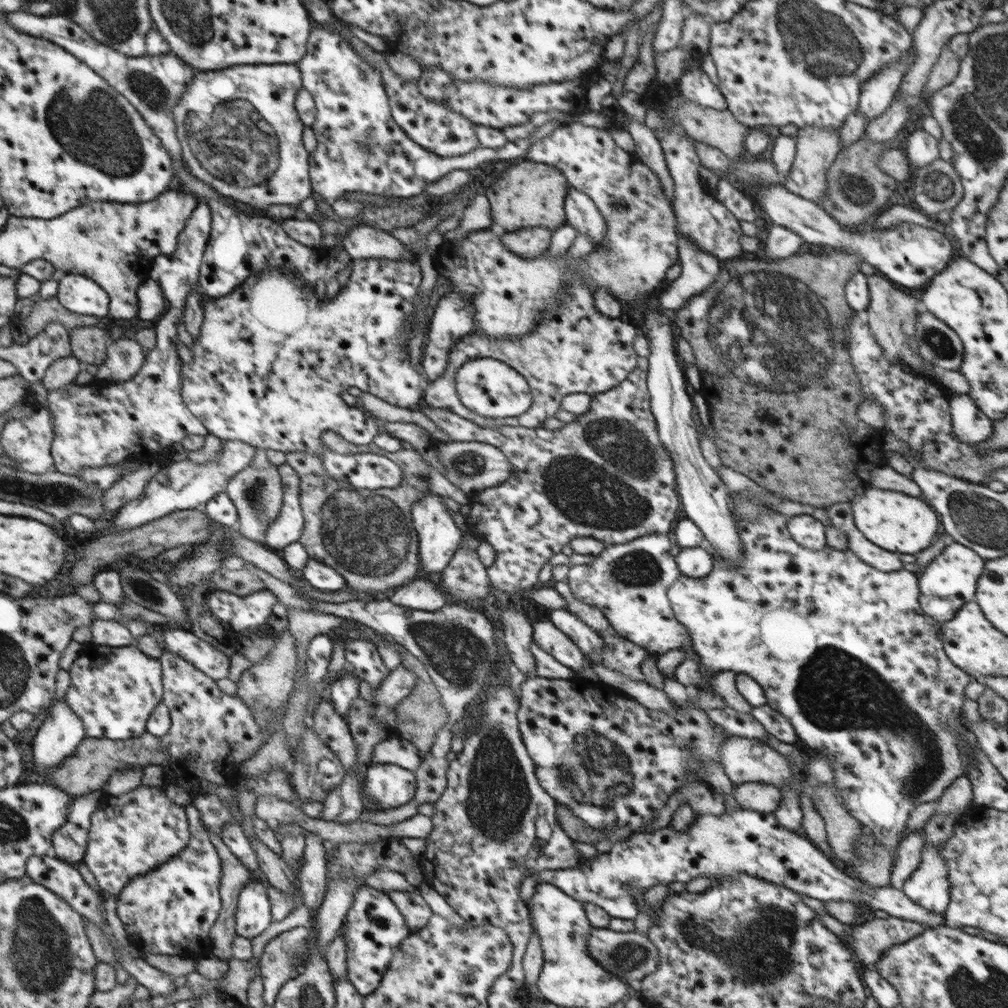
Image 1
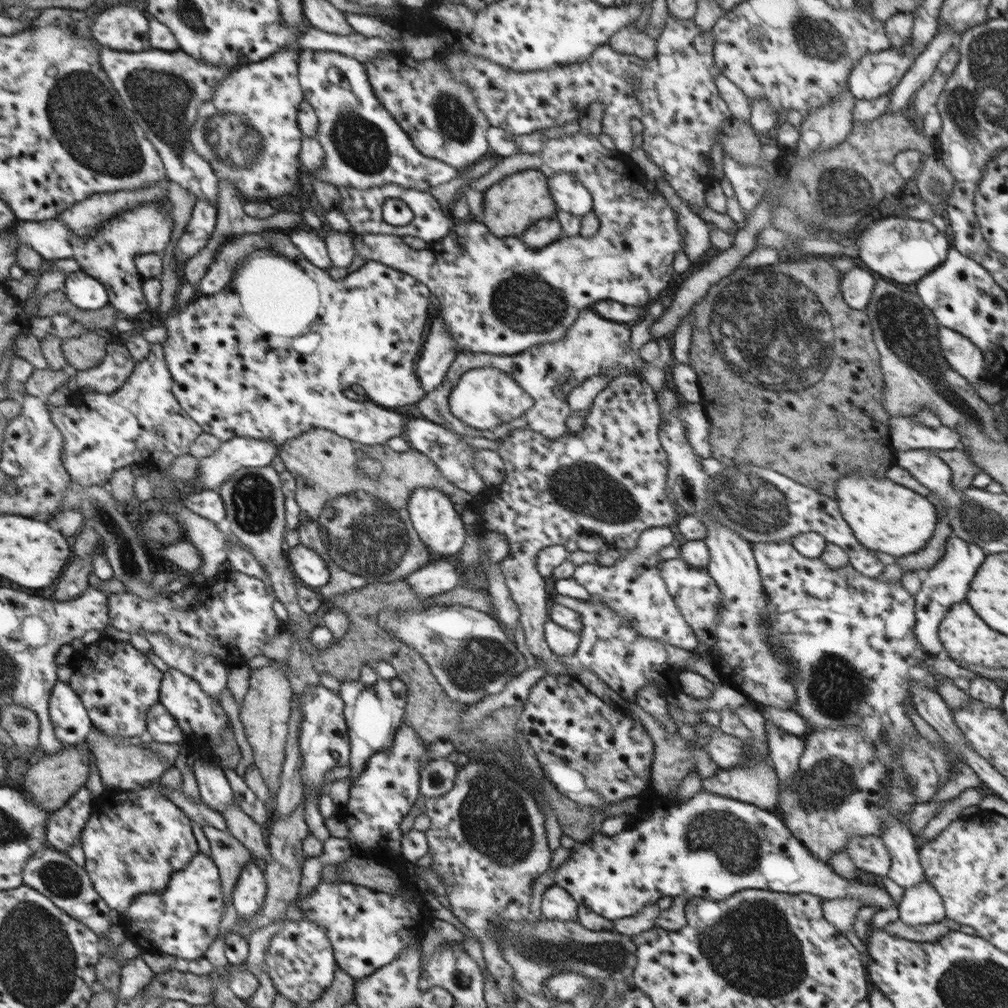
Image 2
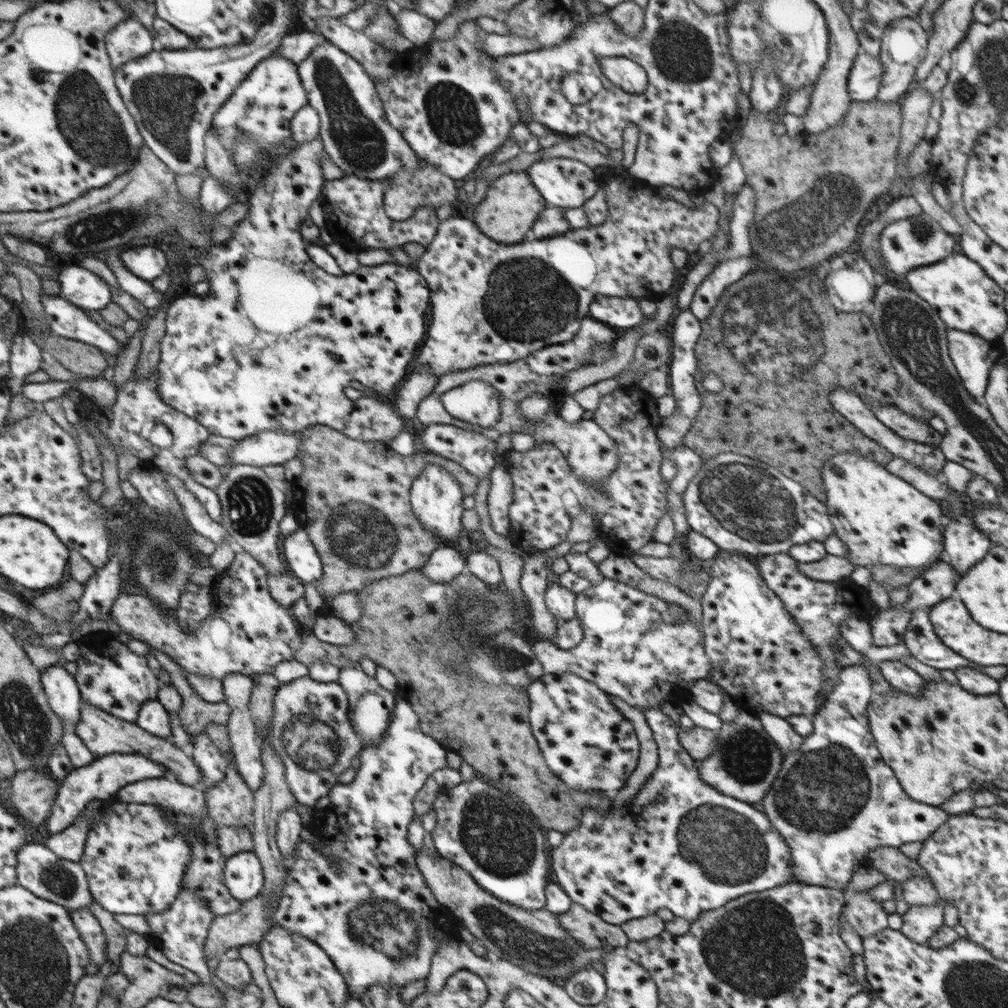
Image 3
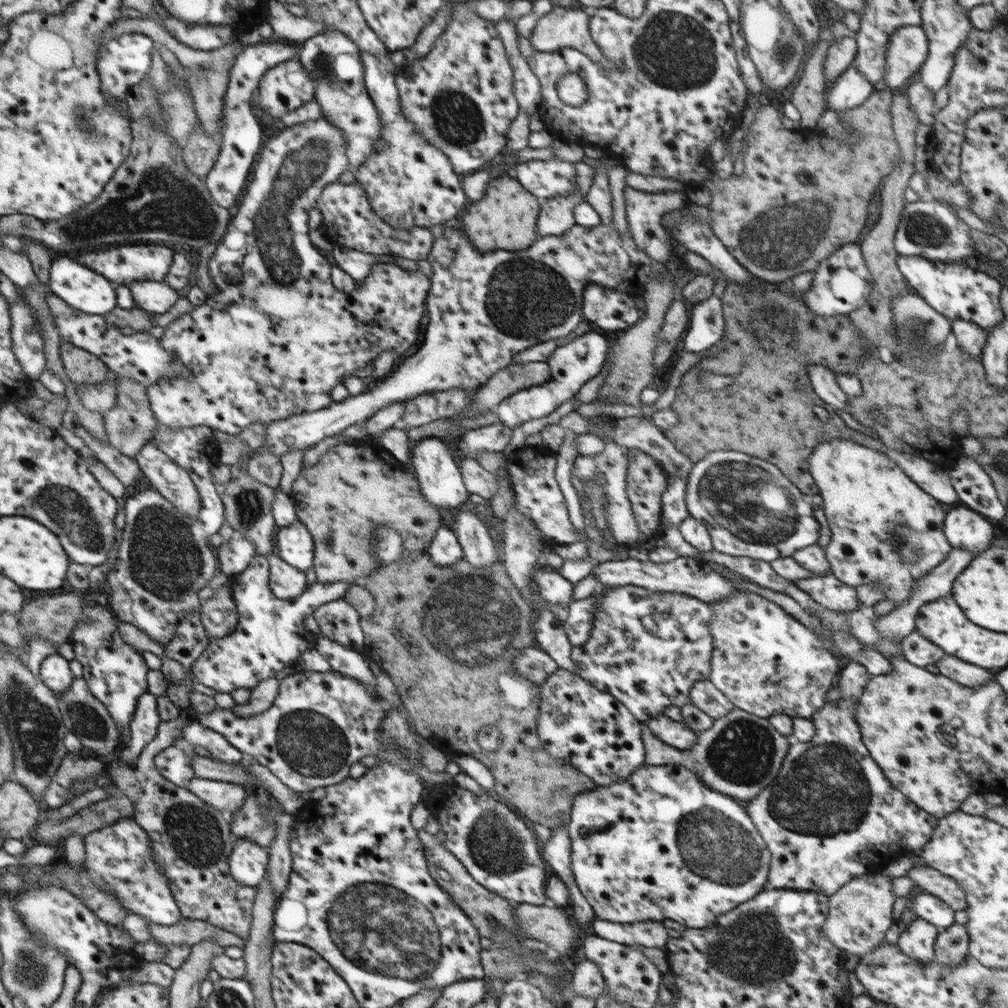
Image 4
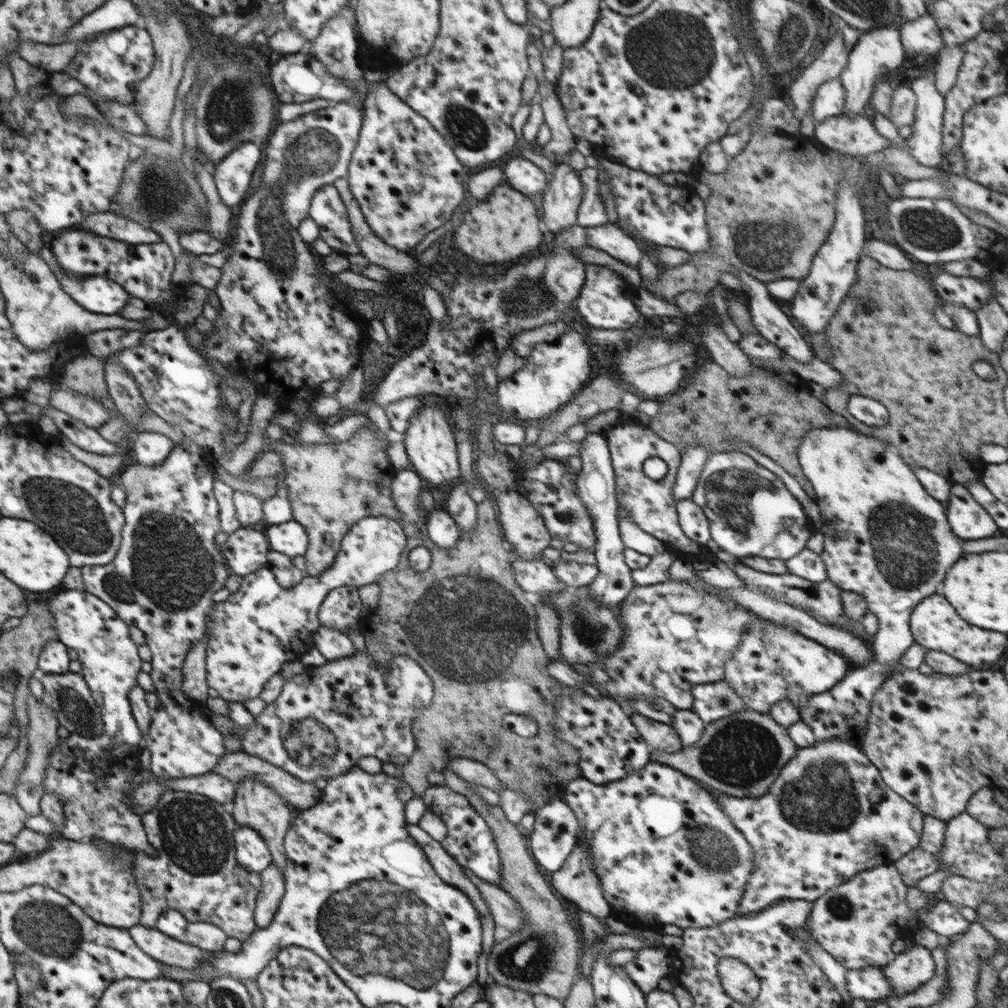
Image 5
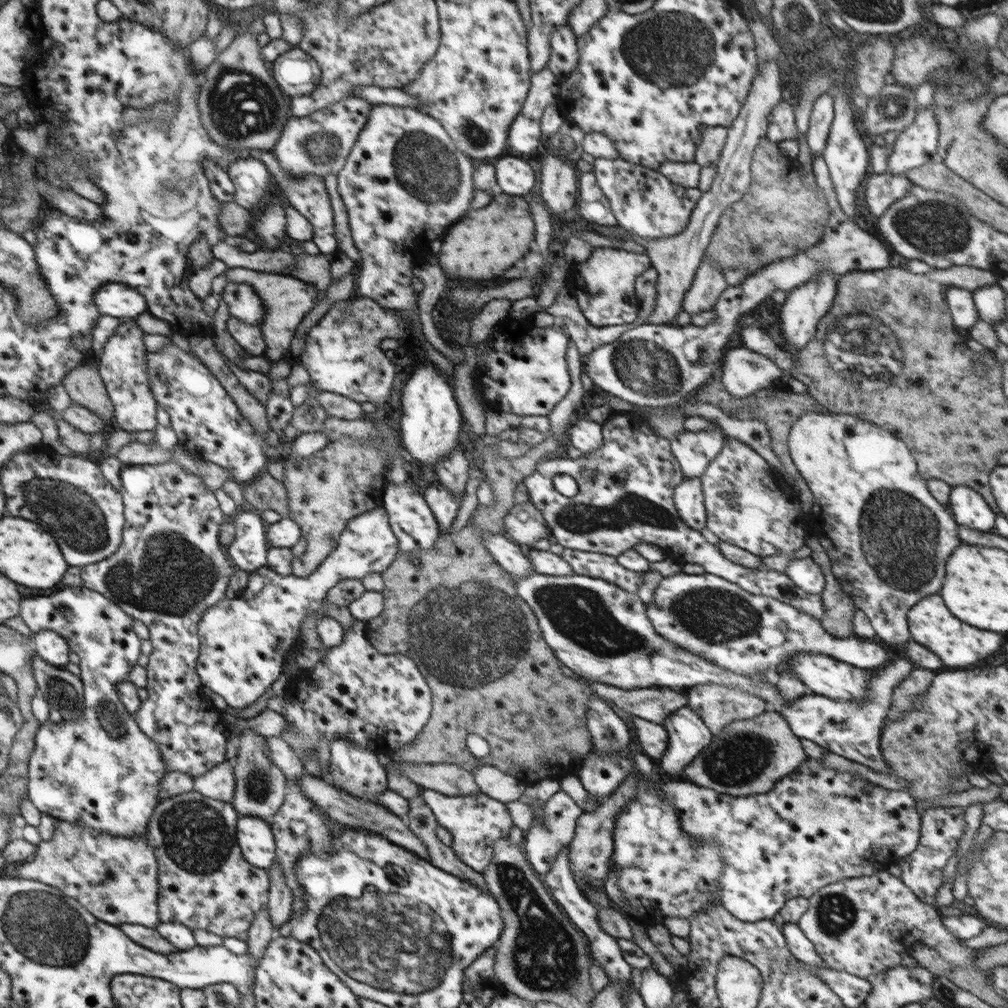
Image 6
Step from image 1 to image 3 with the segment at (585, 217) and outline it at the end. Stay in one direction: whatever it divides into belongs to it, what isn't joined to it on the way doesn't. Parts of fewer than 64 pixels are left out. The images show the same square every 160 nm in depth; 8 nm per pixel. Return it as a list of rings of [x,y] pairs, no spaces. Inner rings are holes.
[[[570,158],[536,161],[525,172],[529,174],[537,191],[546,199],[547,206],[558,206],[565,210],[586,204],[587,200],[591,199],[599,188],[594,169],[582,161],[570,160]]]

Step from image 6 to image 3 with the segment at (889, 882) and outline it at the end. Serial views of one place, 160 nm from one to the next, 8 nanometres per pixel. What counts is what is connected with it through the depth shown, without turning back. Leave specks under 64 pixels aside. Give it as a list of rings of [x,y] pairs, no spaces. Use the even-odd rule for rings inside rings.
[[[868,891],[846,892],[846,901],[840,918],[849,922],[849,925],[861,936],[874,936],[878,931],[888,928],[886,917],[888,914],[882,908],[882,900],[874,900]]]

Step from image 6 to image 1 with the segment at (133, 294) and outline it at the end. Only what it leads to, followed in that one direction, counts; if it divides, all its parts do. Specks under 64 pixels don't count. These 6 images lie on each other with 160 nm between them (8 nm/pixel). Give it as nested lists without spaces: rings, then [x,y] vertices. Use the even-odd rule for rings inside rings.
[[[66,274],[59,280],[57,299],[76,314],[109,318],[108,294],[91,277]]]

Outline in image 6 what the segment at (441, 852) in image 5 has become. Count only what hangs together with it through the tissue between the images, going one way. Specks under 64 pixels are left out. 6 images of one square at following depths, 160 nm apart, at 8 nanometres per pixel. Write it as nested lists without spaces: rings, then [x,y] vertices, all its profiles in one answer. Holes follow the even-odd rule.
[[[304,773],[304,776],[300,776],[297,783],[301,791],[312,801],[312,804],[315,804],[324,812],[330,820],[340,825],[347,825],[348,827],[362,827],[382,833],[388,840],[416,853],[421,859],[431,860],[426,845],[416,836],[415,832],[410,830],[405,819],[389,811],[385,806],[368,802],[362,798],[356,798],[334,787],[332,784],[326,783],[324,779],[314,778],[314,776],[308,776],[306,773]]]

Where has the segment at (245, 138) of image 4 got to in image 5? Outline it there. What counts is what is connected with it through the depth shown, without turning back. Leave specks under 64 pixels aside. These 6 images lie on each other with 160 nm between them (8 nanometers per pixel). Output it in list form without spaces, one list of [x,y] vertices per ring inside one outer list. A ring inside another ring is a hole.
[[[246,142],[216,164],[213,179],[226,206],[236,209],[240,203],[244,203],[254,170],[264,160],[262,152],[264,150],[260,150],[256,144]]]

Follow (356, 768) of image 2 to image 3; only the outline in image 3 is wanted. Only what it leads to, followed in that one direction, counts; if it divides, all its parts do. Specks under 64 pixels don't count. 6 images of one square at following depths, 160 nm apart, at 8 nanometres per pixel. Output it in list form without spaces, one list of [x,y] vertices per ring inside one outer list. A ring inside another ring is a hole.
[[[340,666],[339,679],[337,680],[346,691],[349,702],[349,719],[353,729],[362,737],[363,746],[371,744],[381,739],[381,736],[387,731],[390,719],[395,707],[396,691],[391,691],[380,686],[374,677],[364,673],[362,668],[349,666],[343,668]]]

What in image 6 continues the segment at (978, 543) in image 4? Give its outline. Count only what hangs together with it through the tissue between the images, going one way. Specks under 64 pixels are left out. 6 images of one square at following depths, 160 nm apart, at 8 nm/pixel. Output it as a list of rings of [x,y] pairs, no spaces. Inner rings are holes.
[[[963,485],[952,487],[947,507],[951,514],[954,514],[954,521],[958,527],[977,532],[994,531],[995,512],[992,512],[976,490]]]

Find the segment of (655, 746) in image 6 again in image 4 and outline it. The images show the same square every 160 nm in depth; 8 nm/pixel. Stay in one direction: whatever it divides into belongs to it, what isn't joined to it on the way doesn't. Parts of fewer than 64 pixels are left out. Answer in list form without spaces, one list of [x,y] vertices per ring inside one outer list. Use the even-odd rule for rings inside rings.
[[[663,713],[648,719],[645,726],[655,734],[664,744],[672,745],[680,750],[688,750],[695,745],[697,733],[686,723],[673,721],[668,715]]]

